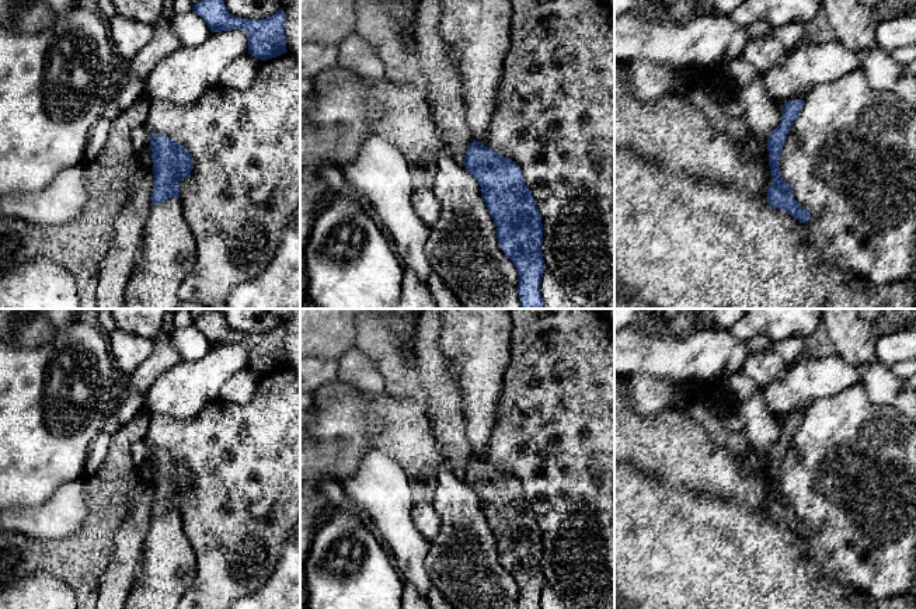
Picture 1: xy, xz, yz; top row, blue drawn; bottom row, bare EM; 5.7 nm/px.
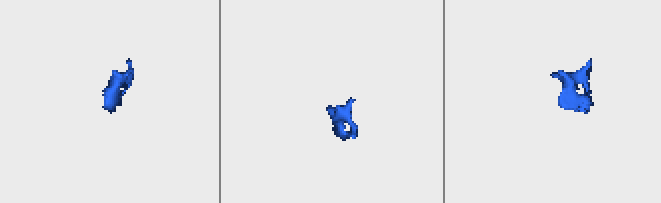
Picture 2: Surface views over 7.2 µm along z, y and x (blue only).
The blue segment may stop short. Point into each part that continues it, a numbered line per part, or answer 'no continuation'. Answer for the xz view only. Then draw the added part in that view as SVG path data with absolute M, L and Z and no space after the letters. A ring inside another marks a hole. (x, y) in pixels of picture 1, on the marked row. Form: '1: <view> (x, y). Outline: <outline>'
no continuation

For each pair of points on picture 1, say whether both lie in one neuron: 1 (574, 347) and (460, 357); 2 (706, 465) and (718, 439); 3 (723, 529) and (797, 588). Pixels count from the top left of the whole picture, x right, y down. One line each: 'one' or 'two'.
1: two
2: two
3: one

